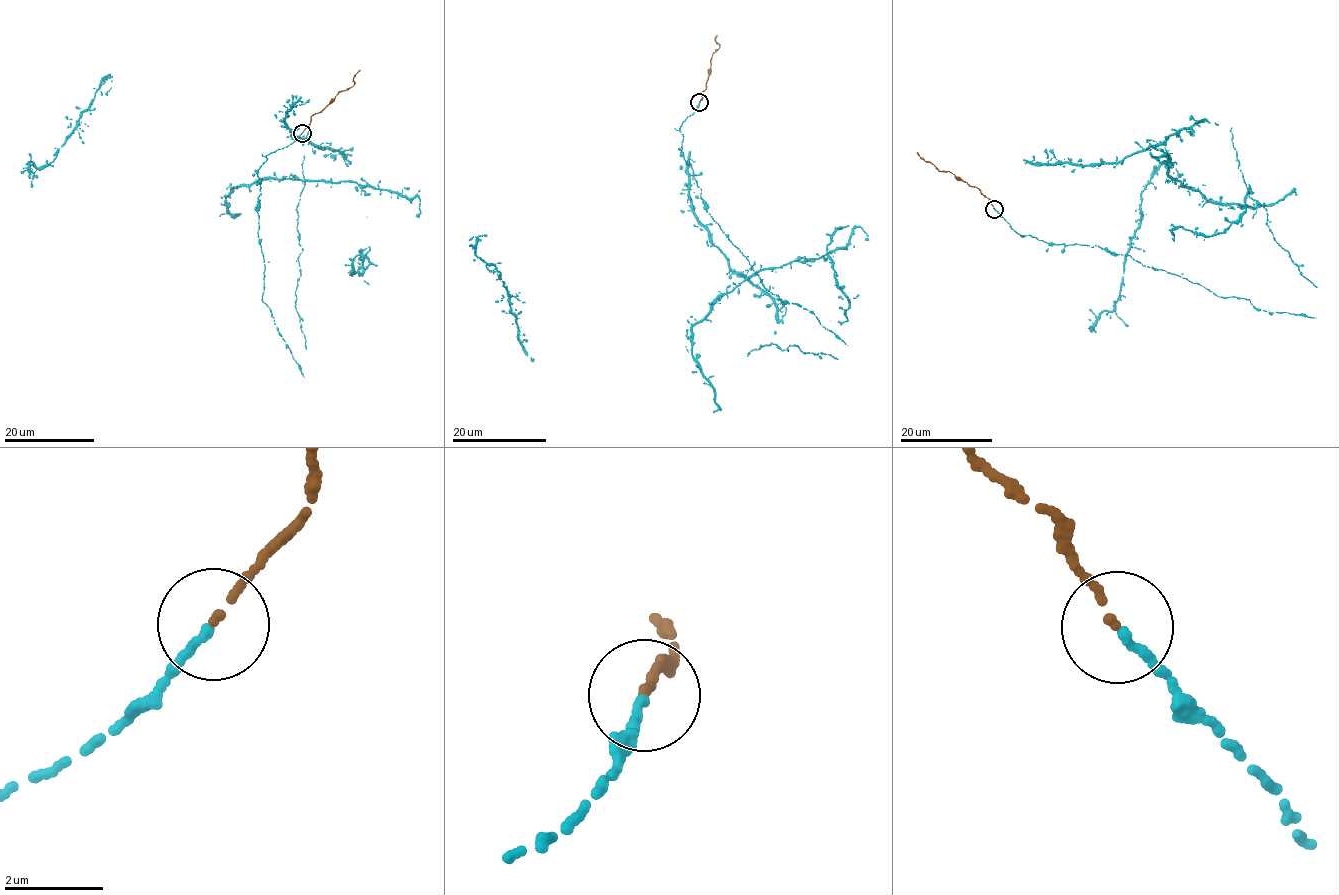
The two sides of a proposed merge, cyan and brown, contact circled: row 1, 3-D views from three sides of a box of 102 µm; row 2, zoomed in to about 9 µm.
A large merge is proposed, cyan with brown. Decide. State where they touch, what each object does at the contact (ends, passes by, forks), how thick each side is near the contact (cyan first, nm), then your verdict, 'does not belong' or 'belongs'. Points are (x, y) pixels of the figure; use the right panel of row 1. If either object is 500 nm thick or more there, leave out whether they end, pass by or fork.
at (994, 209); cyan ends there; brown ends there; 180 nm thick on the cyan side, 140 nm on the other; belongs

